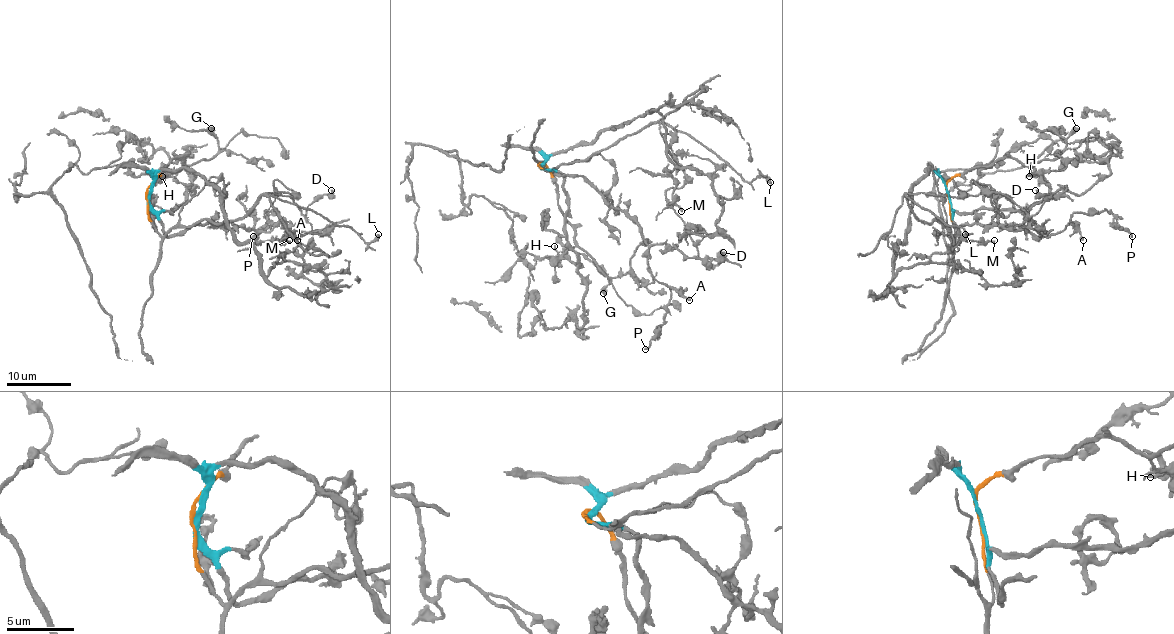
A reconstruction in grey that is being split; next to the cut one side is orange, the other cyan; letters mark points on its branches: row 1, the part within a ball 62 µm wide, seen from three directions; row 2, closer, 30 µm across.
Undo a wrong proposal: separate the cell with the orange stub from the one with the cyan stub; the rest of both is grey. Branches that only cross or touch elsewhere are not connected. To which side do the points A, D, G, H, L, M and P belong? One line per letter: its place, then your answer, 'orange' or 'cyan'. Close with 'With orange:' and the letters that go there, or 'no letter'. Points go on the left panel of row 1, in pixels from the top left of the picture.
A: at (297, 240); cyan
D: at (331, 190); orange
G: at (211, 128); orange
H: at (162, 176); orange
L: at (378, 234); orange
M: at (289, 240); cyan
P: at (253, 236); cyan
With orange: D, G, H, L

